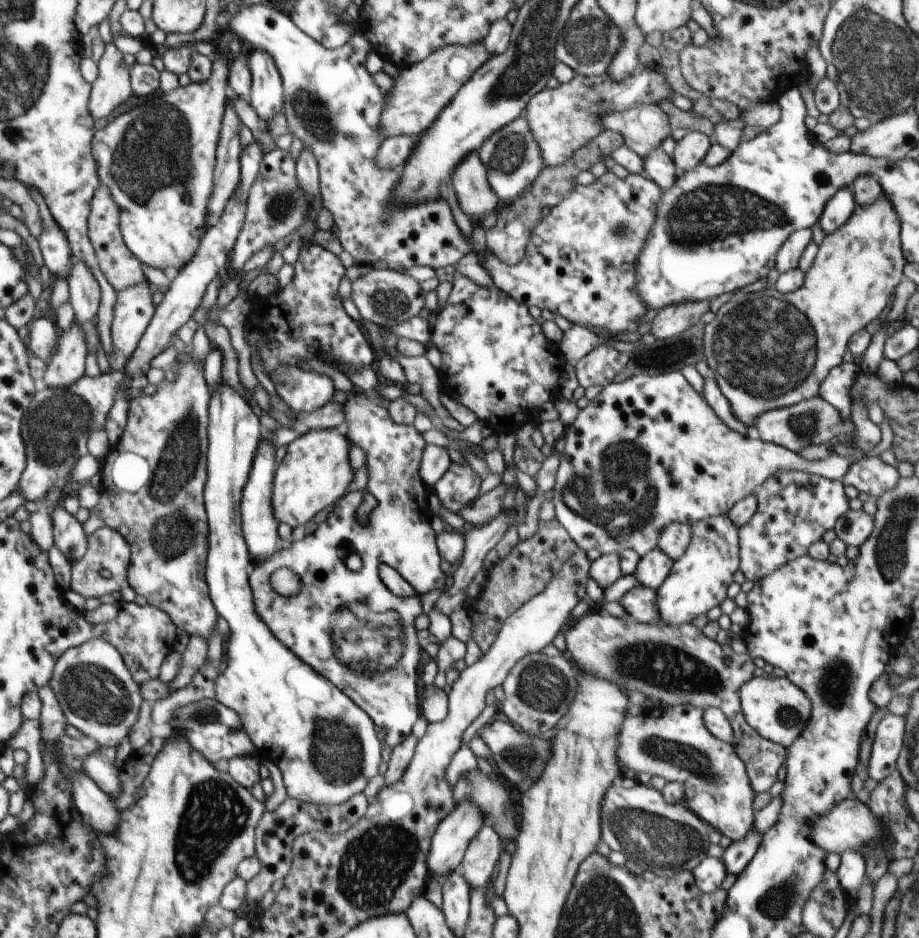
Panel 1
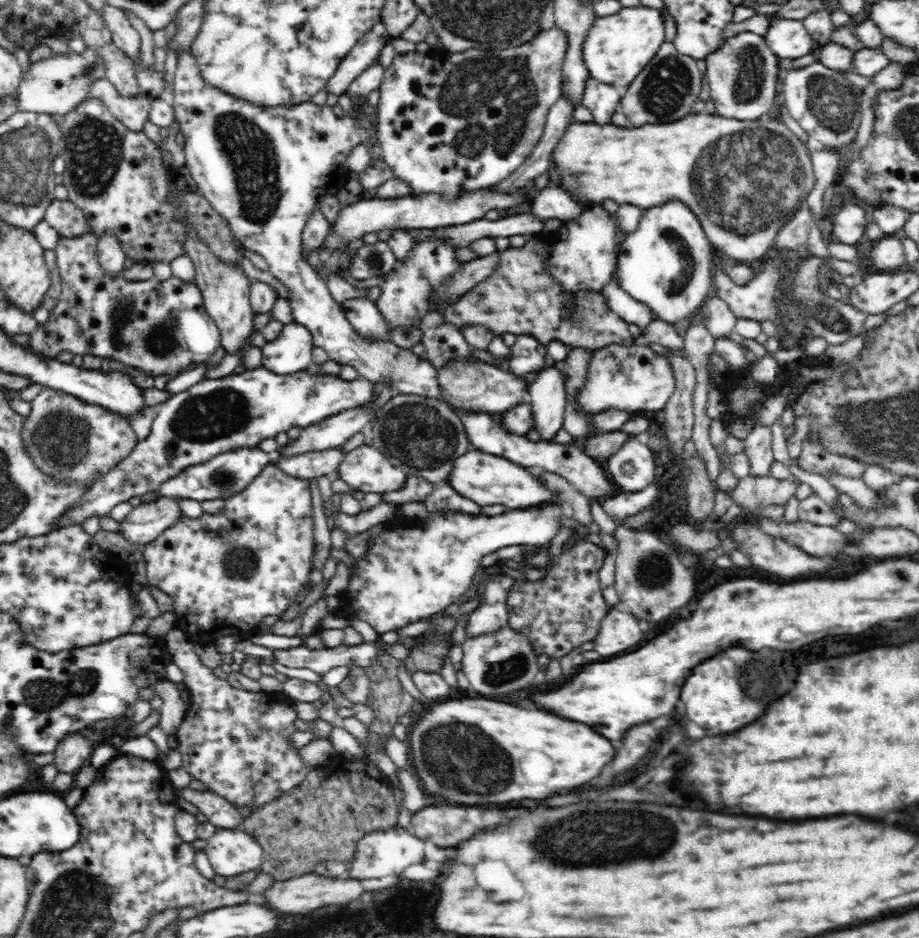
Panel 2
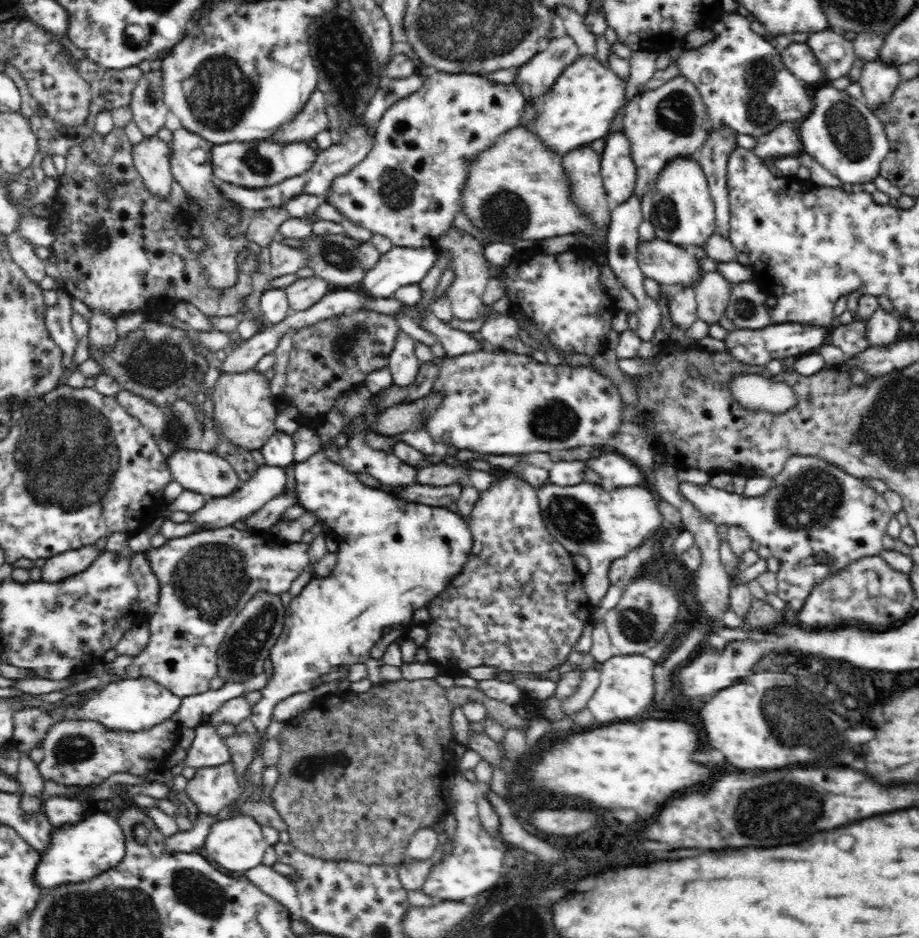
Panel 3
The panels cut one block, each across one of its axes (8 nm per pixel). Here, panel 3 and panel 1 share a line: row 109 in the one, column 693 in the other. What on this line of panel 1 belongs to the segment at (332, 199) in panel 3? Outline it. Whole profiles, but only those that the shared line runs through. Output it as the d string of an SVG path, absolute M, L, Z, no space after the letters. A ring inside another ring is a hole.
M680 370L672 371L658 376L646 376L643 374L632 375L627 380L620 383L610 383L594 398L589 404L580 411L576 420L565 427L564 433L564 452L561 453L558 470L556 471L556 484L553 497L555 506L555 517L558 522L570 534L572 540L578 545L578 548L588 552L588 550L598 550L601 554L620 553L624 548L634 550L638 556L643 557L651 550L654 550L658 544L660 532L670 523L684 523L687 525L700 522L710 516L722 516L728 514L730 509L740 502L742 498L755 493L759 486L762 486L768 478L777 472L804 471L828 480L841 481L846 472L854 462L839 456L835 451L829 454L825 460L810 461L804 459L800 453L792 452L786 447L766 442L762 439L752 439L744 434L738 434L730 430L716 412L710 408L706 399L697 392L693 386L686 380Z

